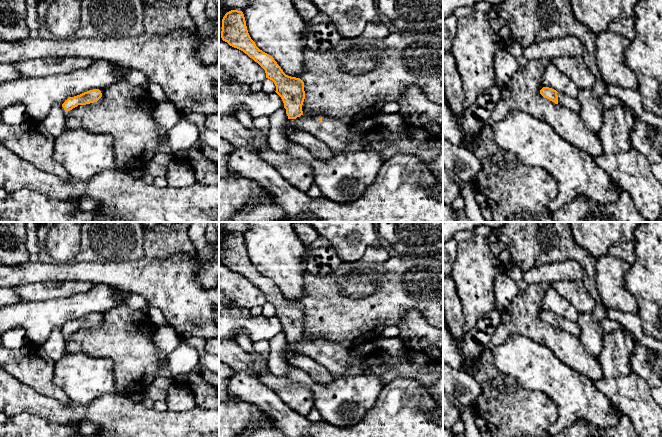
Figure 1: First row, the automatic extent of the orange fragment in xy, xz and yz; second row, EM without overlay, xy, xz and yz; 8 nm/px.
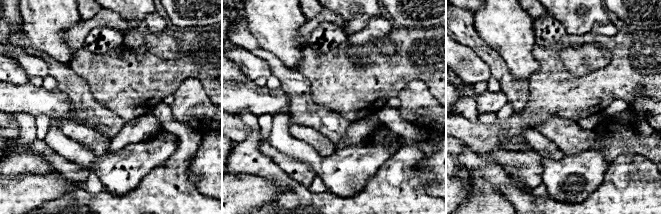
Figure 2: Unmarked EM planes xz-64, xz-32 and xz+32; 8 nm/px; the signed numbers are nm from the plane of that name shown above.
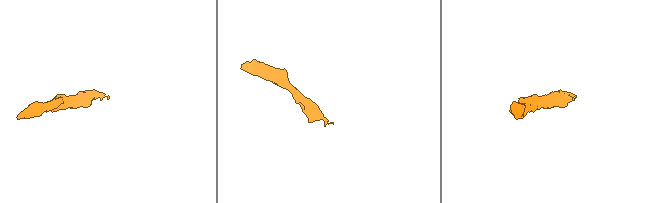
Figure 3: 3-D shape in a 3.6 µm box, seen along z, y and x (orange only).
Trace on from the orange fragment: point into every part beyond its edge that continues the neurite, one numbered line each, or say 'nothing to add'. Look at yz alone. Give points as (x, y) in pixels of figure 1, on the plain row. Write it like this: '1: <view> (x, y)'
1: yz (571, 327)

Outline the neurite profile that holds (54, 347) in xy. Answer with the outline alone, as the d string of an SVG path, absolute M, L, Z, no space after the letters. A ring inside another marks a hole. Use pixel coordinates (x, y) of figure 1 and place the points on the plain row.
M55 328L41 347L45 354L54 361L64 356L66 354L66 336L62 328Z

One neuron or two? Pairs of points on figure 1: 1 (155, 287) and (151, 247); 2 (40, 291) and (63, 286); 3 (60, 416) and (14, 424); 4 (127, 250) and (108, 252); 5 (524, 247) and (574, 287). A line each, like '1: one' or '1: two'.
1: two
2: one
3: two
4: one
5: two

